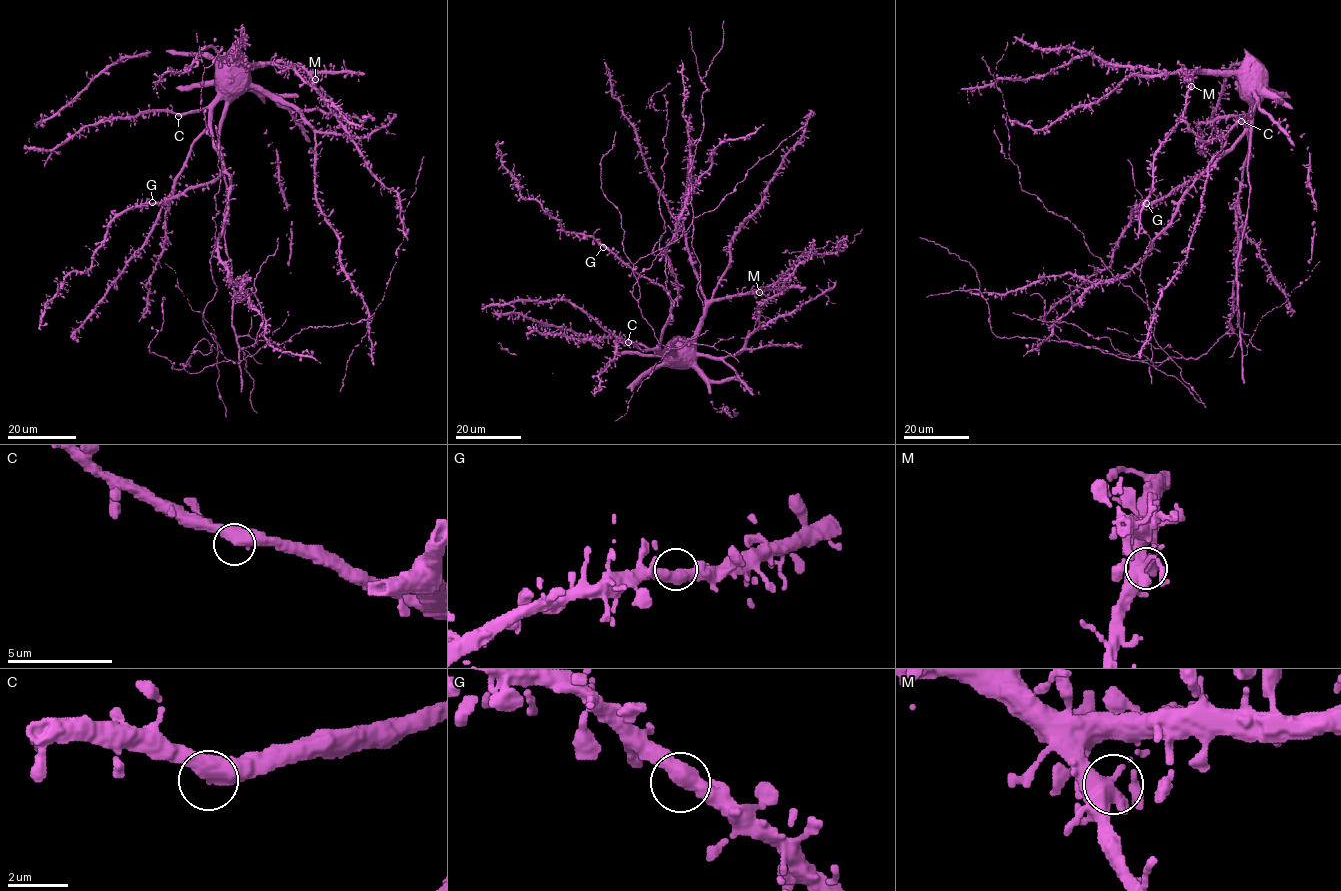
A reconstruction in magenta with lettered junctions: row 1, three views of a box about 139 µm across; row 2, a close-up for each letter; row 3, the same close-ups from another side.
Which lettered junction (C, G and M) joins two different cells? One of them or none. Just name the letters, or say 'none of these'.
none of these

